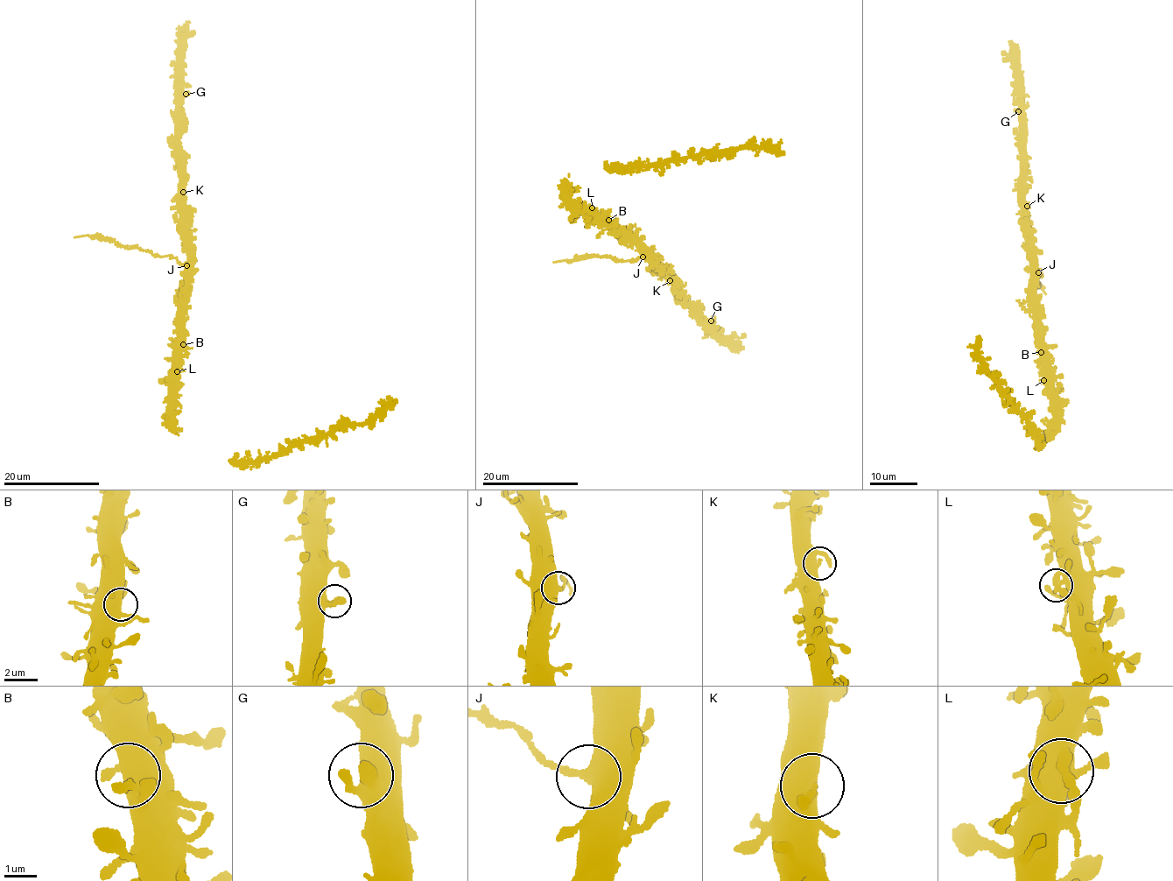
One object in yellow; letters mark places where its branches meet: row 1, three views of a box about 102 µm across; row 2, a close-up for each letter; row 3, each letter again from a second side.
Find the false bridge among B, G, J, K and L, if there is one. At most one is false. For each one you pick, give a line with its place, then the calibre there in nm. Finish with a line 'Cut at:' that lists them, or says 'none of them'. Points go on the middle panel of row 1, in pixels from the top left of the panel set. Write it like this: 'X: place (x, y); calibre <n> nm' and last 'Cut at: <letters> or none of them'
J: place (642, 257); calibre 440 nm
Cut at: J

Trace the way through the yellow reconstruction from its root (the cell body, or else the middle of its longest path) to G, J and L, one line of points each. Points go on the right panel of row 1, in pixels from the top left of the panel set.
G: (1044, 355), (1041, 307), (1035, 292), (1036, 257), (1024, 208), (1024, 119), (1018, 111)
J: (1044, 355), (1041, 307), (1035, 292), (1035, 278), (1038, 272)
L: (1044, 355), (1043, 380)

